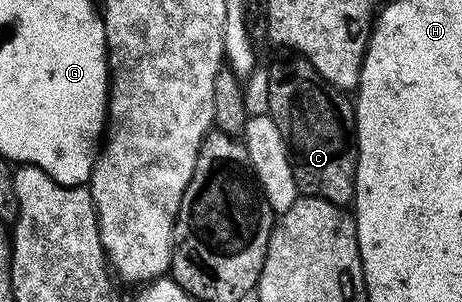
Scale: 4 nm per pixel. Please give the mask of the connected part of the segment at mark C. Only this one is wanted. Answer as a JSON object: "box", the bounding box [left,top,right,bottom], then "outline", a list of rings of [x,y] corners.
{"box":[266,59,355,205],"outline":[[[290,59],[281,61],[267,76],[266,115],[277,122],[285,138],[299,193],[350,205],[355,199],[355,105],[329,81],[319,79],[308,60]]]}

